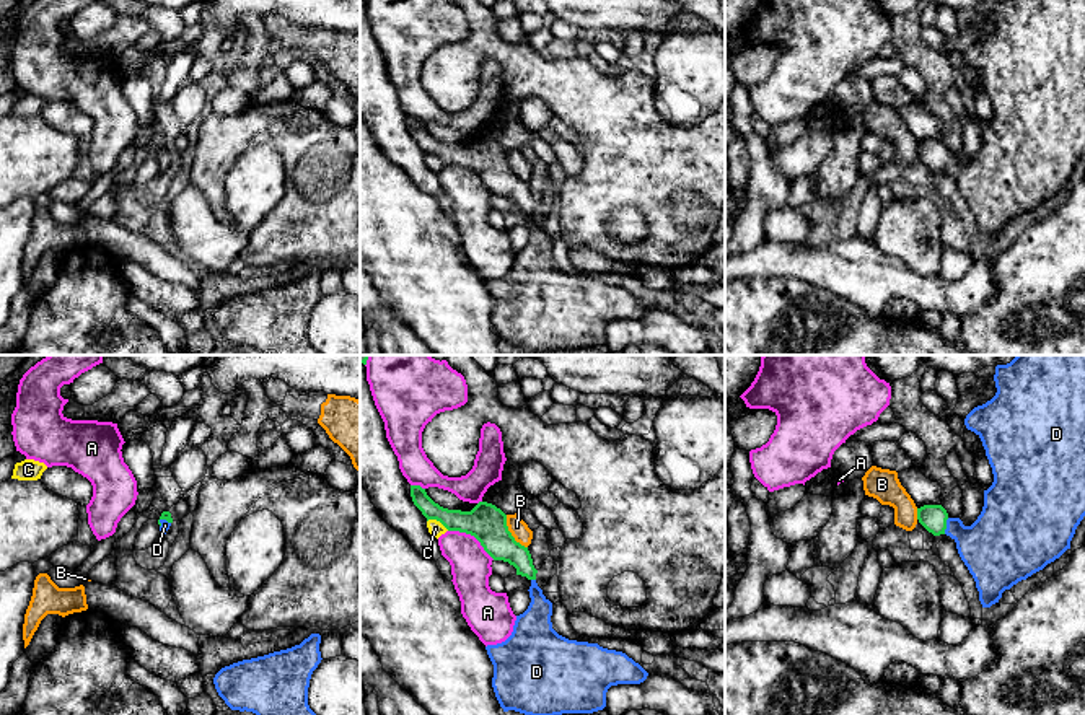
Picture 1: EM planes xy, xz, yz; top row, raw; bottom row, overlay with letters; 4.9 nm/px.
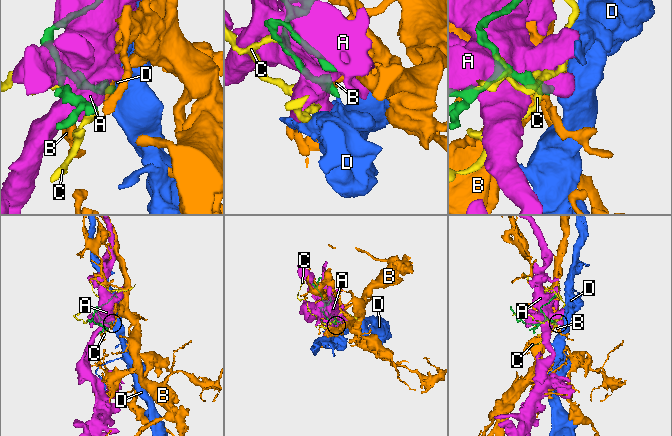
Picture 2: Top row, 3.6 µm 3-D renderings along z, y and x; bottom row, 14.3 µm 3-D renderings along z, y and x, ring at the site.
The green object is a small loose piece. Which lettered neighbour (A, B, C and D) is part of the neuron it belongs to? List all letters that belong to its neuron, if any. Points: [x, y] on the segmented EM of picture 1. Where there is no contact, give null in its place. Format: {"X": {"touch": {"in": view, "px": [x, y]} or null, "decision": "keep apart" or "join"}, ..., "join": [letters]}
{"A": {"touch": {"in": "xz", "px": [473, 535]}, "decision": "keep apart"}, "B": {"touch": {"in": "xz", "px": [510, 533]}, "decision": "keep apart"}, "C": {"touch": {"in": "xz", "px": [439, 520]}, "decision": "keep apart"}, "D": {"touch": {"in": "yz", "px": [945, 526]}, "decision": "join"}, "join": ["D"]}

